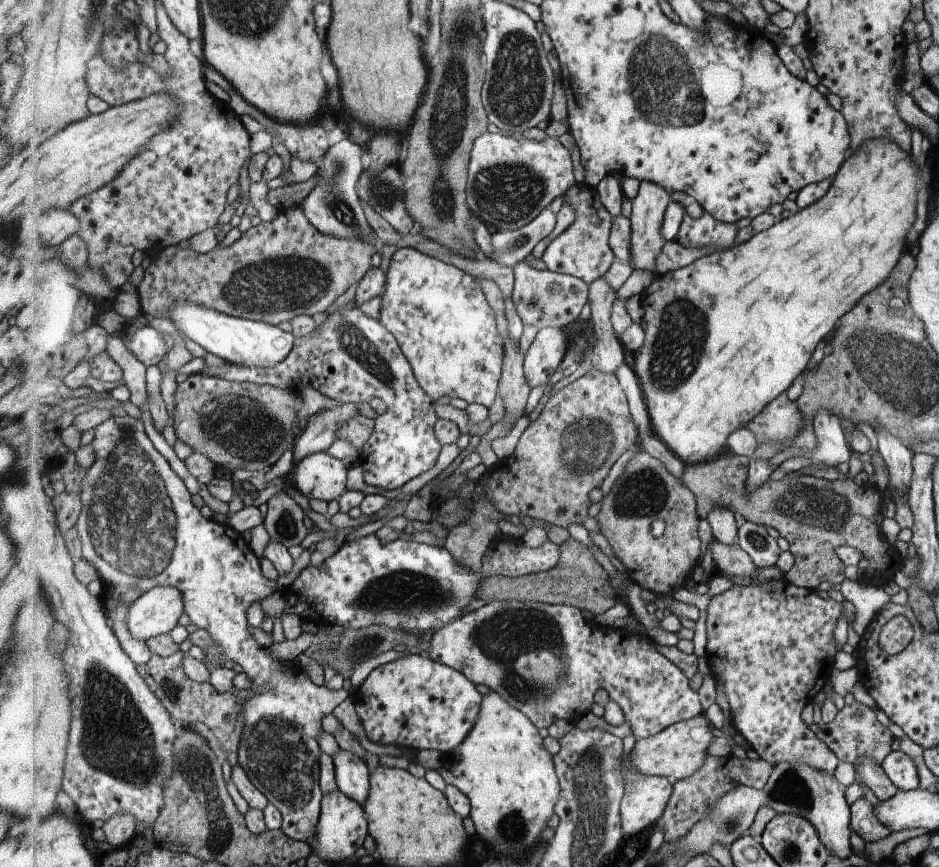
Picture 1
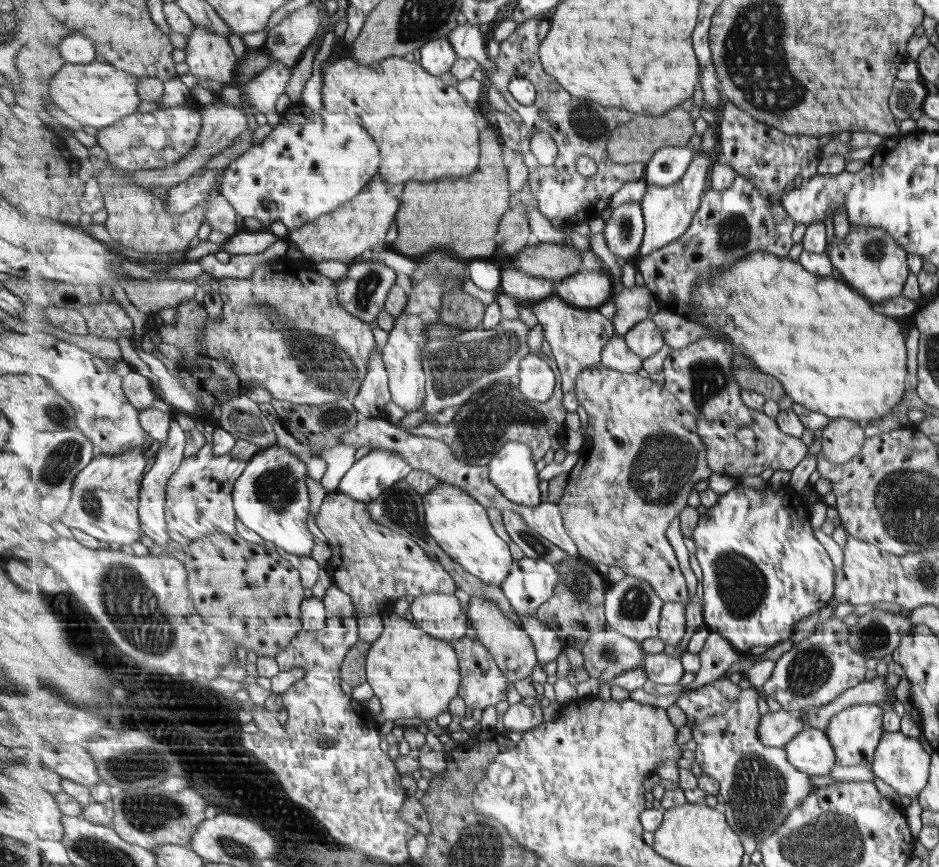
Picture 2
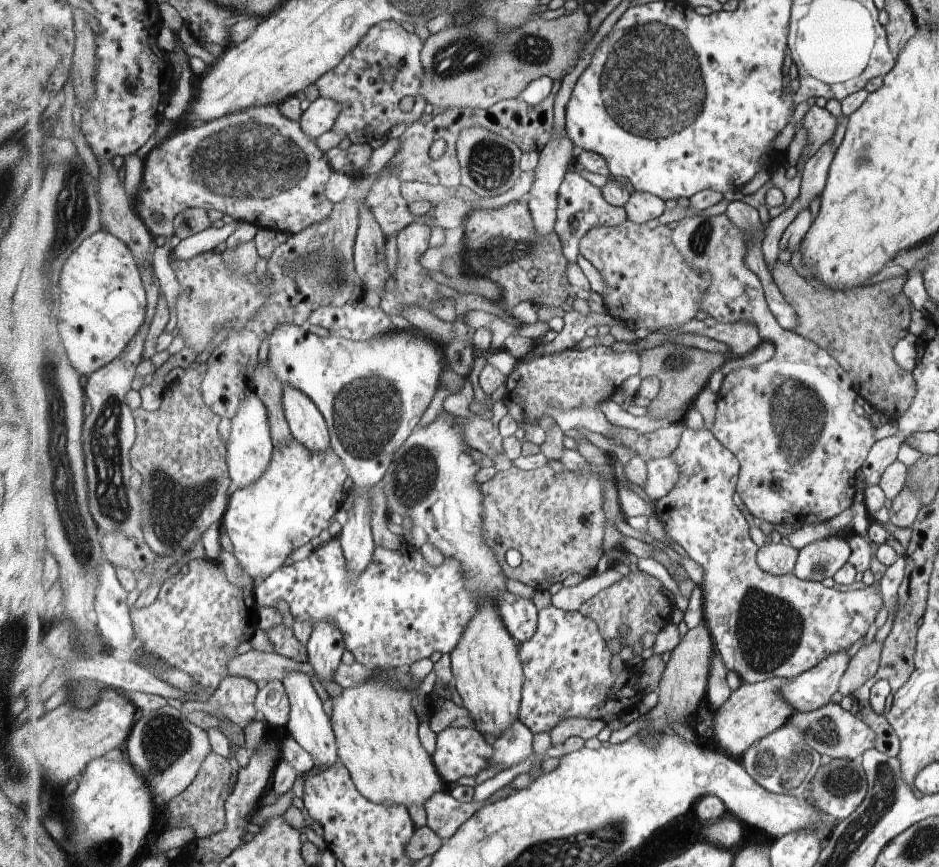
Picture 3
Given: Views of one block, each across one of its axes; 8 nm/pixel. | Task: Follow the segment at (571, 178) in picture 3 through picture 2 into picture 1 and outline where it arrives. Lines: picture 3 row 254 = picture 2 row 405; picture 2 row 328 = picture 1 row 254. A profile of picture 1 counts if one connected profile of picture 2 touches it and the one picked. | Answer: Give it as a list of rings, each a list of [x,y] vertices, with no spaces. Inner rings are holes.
[[[585,182],[573,185],[564,202],[575,209],[575,222],[542,249],[543,258],[540,259],[551,272],[573,275],[591,284],[605,276],[615,262],[616,254],[610,245],[610,230],[614,218],[607,208],[601,206],[598,189]]]

